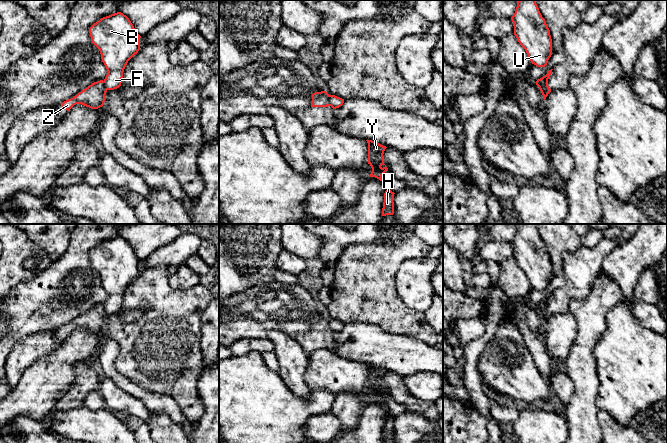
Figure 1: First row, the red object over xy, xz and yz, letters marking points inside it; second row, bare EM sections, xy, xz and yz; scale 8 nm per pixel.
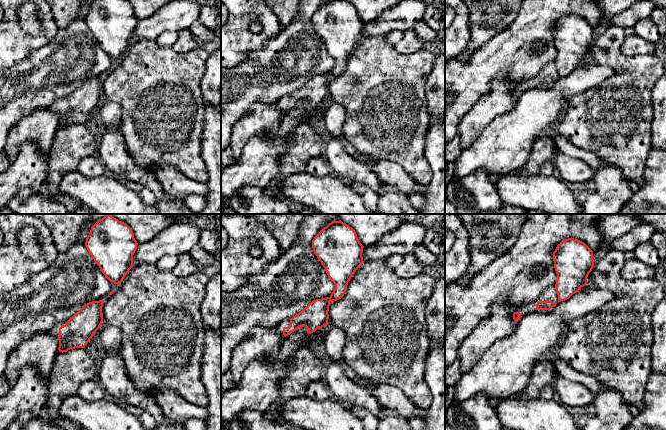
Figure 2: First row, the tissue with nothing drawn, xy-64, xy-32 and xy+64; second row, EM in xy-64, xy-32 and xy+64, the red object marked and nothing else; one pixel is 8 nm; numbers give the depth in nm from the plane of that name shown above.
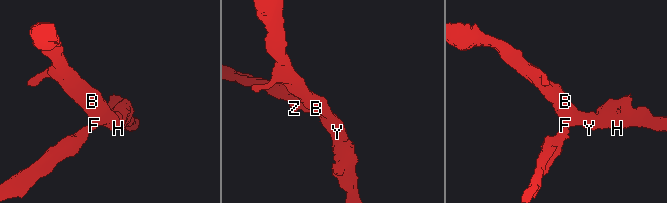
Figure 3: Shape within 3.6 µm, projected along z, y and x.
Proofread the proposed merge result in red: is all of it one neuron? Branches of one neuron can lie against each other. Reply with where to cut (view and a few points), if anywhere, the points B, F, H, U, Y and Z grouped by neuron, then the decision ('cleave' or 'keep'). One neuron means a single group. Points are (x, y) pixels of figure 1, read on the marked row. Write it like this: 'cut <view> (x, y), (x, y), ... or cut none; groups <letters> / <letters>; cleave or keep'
cut xz (328, 95), (330, 105); groups B F H U Y / Z; cleave

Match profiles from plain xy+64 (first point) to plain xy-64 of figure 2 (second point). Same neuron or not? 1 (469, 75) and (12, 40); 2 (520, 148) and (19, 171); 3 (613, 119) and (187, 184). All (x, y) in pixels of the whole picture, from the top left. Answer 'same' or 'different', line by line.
1: different
2: same
3: different

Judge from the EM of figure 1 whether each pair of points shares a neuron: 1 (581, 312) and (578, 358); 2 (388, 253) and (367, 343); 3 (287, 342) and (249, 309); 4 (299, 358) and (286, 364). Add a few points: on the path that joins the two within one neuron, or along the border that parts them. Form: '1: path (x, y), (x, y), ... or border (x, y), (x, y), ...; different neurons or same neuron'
1: path (583, 323), (582, 347); same neuron
2: border (347, 324), (371, 323), (393, 333); different neurons
3: border (266, 334), (270, 330), (280, 330), (292, 337); different neurons
4: path (296, 360), (289, 364); same neuron

